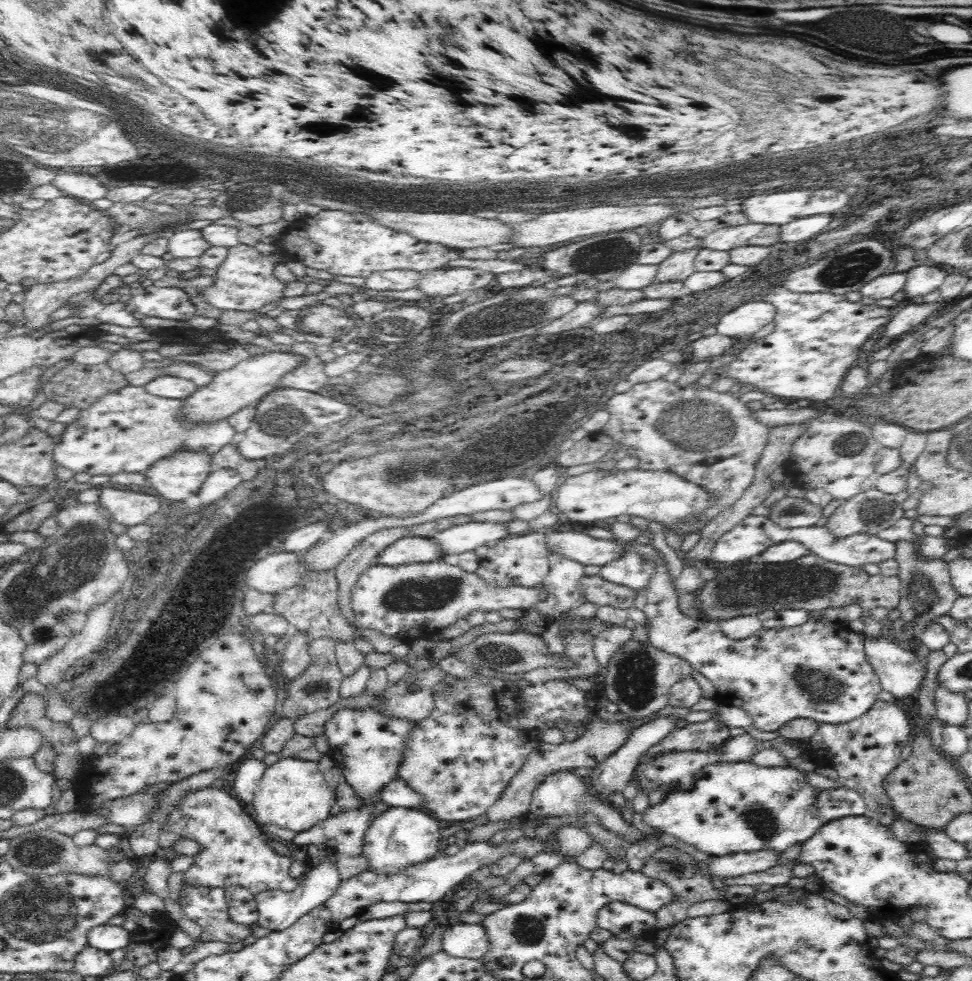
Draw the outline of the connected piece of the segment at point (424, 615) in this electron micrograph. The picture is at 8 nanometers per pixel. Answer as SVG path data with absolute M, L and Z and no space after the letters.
M442 559L427 563L412 563L402 566L384 566L383 564L368 567L356 581L350 596L350 605L354 611L356 626L364 629L377 630L390 638L398 638L407 645L418 638L430 638L456 621L466 618L474 610L481 610L484 615L492 610L502 608L521 609L526 611L537 602L544 600L547 592L540 586L528 588L525 586L498 587L480 580L476 573L462 570L459 565L452 565Z

